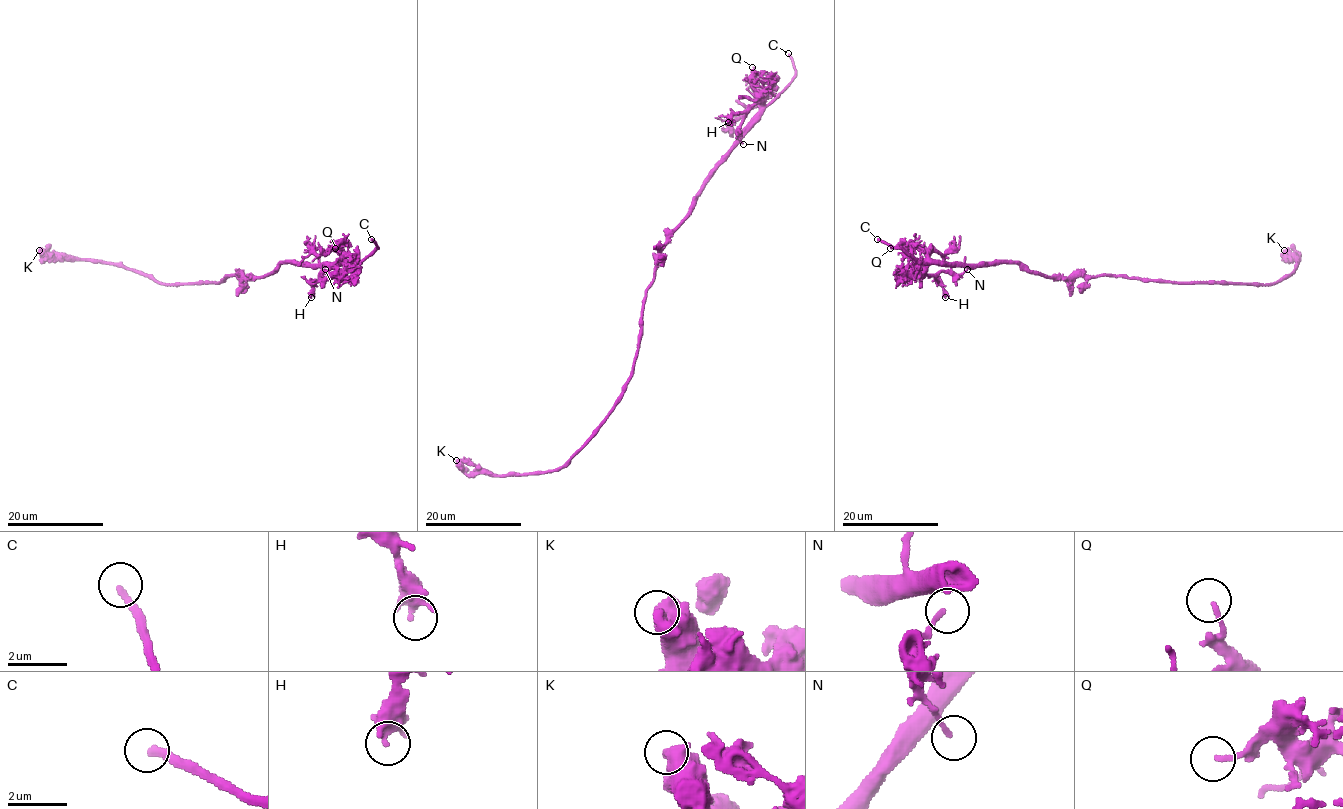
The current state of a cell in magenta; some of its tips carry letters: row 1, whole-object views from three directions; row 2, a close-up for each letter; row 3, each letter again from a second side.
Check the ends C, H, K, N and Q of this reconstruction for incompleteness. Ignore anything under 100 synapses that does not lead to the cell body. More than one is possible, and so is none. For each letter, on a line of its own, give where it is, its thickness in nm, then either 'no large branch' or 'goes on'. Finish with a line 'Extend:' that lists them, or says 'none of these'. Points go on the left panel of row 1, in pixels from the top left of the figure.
C: place (371, 239); calibre 280 nm; goes on
H: place (311, 297); calibre 280 nm; no large branch
K: place (39, 250); calibre 400 nm; no large branch
N: place (325, 269); calibre 120 nm; no large branch
Q: place (335, 248); calibre 150 nm; no large branch
Extend: C

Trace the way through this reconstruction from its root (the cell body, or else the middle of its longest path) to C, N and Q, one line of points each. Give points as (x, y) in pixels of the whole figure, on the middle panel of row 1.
C: (643, 303), (645, 290), (654, 277), (658, 250), (687, 213), (705, 177), (742, 130), (794, 75), (788, 53)
N: (643, 303), (667, 235), (687, 213), (705, 177), (761, 102), (743, 120), (738, 135), (743, 144)
Q: (643, 303), (654, 277), (656, 256), (667, 235), (687, 213), (708, 174), (760, 110), (752, 67)

